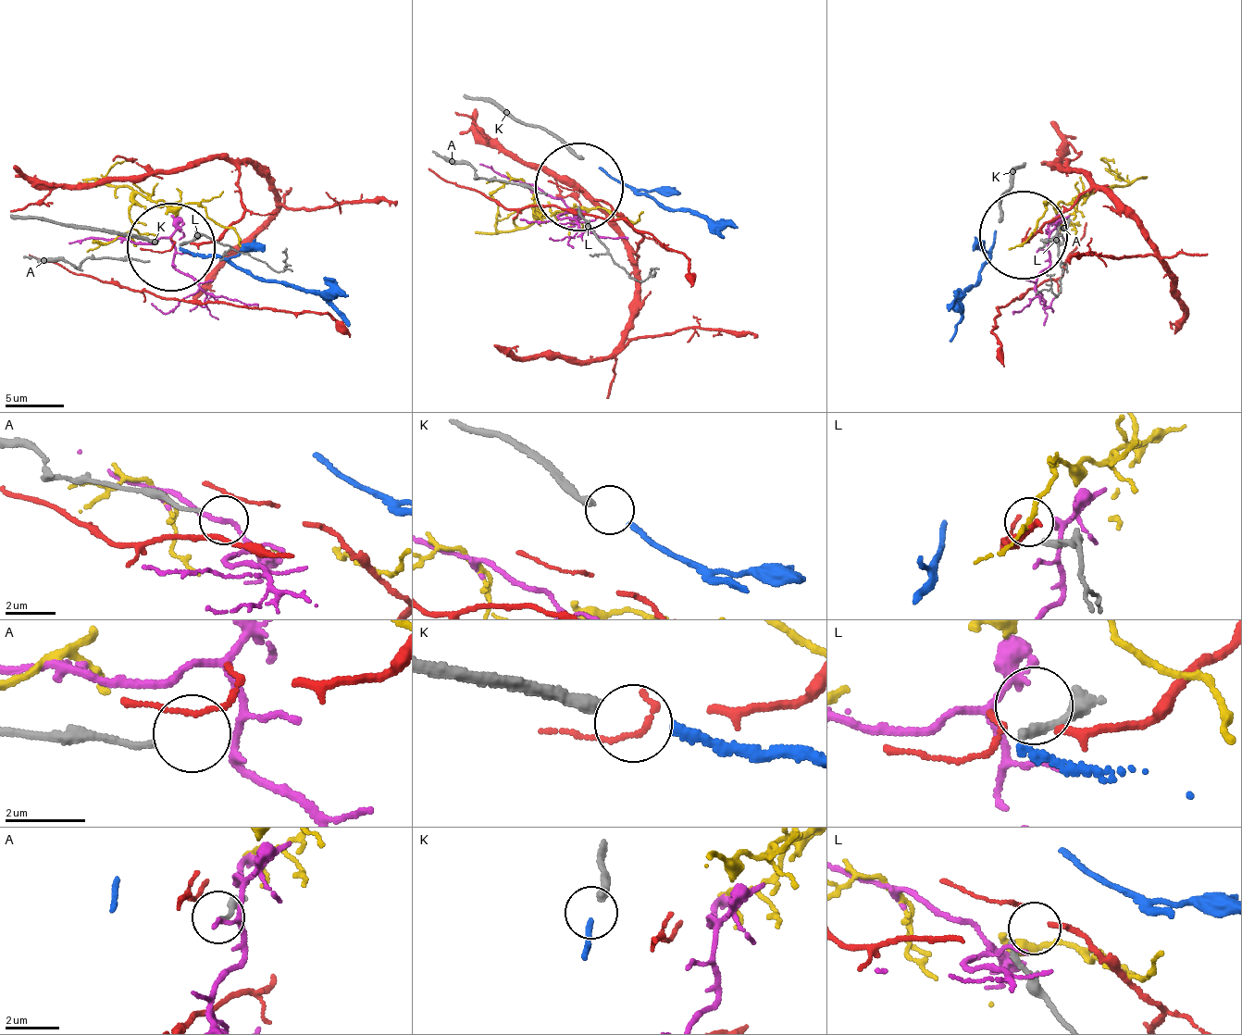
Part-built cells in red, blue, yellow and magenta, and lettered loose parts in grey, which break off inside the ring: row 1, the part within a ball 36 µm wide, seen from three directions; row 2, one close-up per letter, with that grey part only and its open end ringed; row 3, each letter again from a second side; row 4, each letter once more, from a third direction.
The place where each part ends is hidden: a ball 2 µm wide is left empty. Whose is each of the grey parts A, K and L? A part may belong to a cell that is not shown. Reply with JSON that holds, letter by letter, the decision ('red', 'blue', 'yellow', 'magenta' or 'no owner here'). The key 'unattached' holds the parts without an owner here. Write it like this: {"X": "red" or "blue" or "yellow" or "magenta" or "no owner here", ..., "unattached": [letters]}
{"A": "no owner here", "K": "blue", "L": "red", "unattached": ["A"]}

